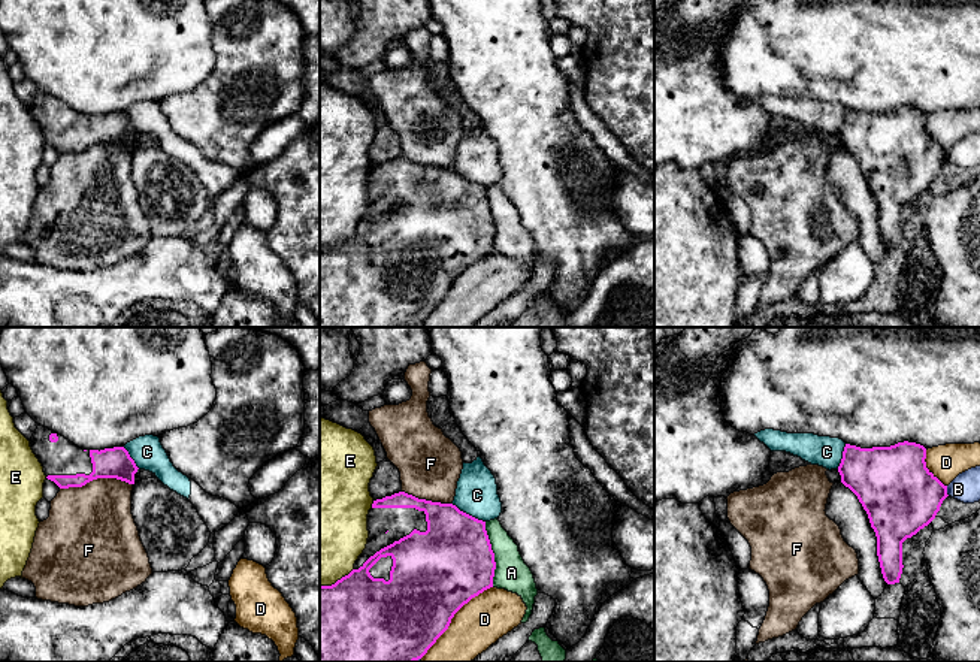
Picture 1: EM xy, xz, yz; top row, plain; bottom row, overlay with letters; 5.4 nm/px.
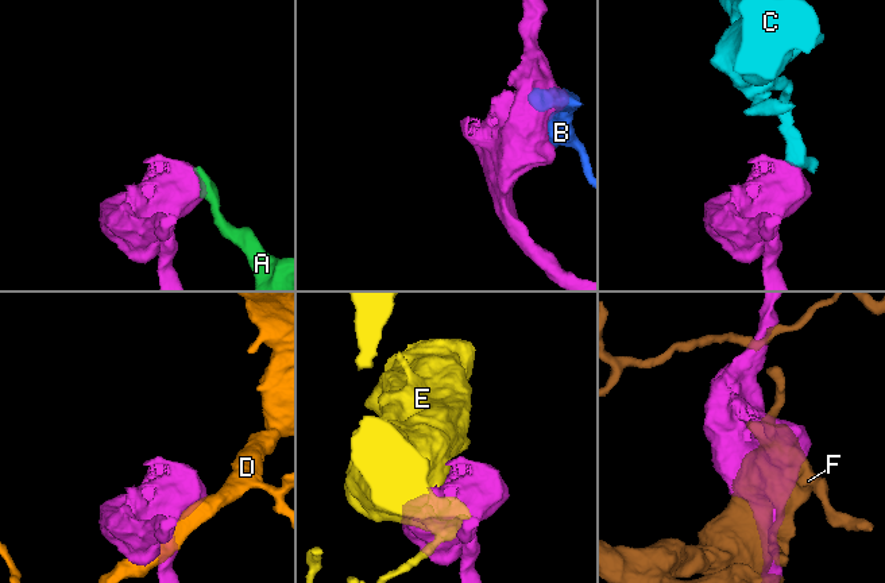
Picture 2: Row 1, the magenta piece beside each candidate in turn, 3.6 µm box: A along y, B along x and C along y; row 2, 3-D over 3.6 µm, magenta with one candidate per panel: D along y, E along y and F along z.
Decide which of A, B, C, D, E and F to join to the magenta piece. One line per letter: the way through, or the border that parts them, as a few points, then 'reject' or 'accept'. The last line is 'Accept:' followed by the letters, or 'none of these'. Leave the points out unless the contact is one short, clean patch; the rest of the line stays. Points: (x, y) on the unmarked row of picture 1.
A: border along xz (484, 187), (495, 227), (493, 251); reject
B: reject
C: border along xz (451, 169), (484, 187); reject
D: reject
E: reject
F: reject
Accept: none of these

